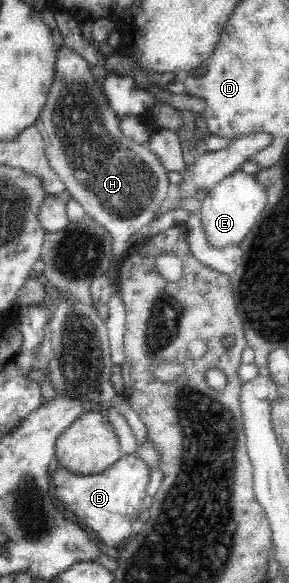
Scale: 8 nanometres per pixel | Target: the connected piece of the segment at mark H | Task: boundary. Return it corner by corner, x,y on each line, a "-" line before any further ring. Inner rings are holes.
62,46
57,52
55,68
56,78
54,78
54,84
52,84
50,92
48,93
46,101
47,105
40,113
35,125
39,128
40,134
43,135
50,166
56,171
56,174
60,175
60,178
64,181
68,192
70,192
72,198
80,204
80,207
84,209
85,214
91,217
95,222
102,225
110,233
113,240
112,254
114,255
114,258
118,260
130,248
130,246
126,245
128,238
130,238
135,232
142,231
144,227
148,226
148,224
152,222
155,218
154,215
156,214
158,207
162,204
162,201
168,197
167,195
170,193
171,185
169,184
167,170
163,167
163,164
159,162
159,158
152,153
150,149
148,149
147,144
138,144
122,134
120,128
121,120
118,119
118,117
114,114
114,111
110,109
110,105
108,105
108,101
106,100
106,95
104,95
103,89
100,90
100,86
96,83
96,80
90,71
91,67
88,63
86,63
86,60
82,59
80,55
74,53
68,47

